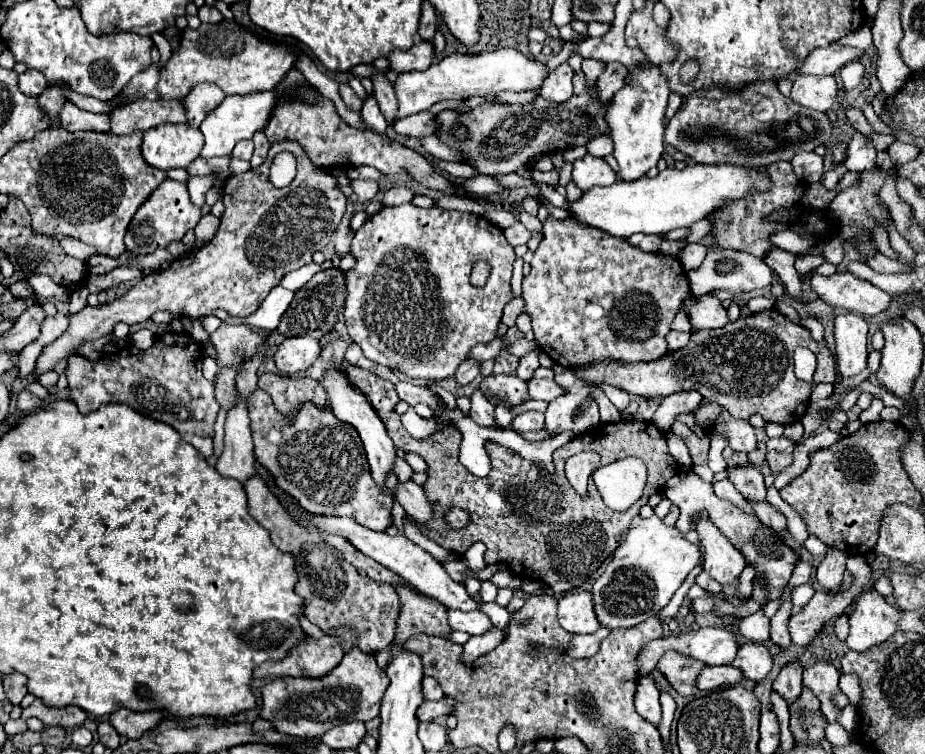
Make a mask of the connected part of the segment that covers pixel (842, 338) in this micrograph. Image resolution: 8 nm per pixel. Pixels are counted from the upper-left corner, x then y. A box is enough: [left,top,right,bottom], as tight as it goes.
[835,312,867,378]

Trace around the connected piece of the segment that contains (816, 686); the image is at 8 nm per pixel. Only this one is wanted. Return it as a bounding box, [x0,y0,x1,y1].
[803,662,841,723]

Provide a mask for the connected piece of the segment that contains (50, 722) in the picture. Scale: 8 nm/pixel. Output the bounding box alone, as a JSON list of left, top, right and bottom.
[23,698,87,728]

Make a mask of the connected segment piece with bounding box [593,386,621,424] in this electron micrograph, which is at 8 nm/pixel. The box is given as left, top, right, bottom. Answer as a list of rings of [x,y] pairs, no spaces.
[[[597,386],[593,388],[593,396],[597,396],[595,400],[597,400],[597,404],[599,404],[601,424],[609,424],[619,422],[619,420],[621,420],[619,410],[617,410],[617,408],[613,405],[613,402],[611,402],[611,400],[609,400],[603,392],[599,392],[599,388],[597,388]]]

